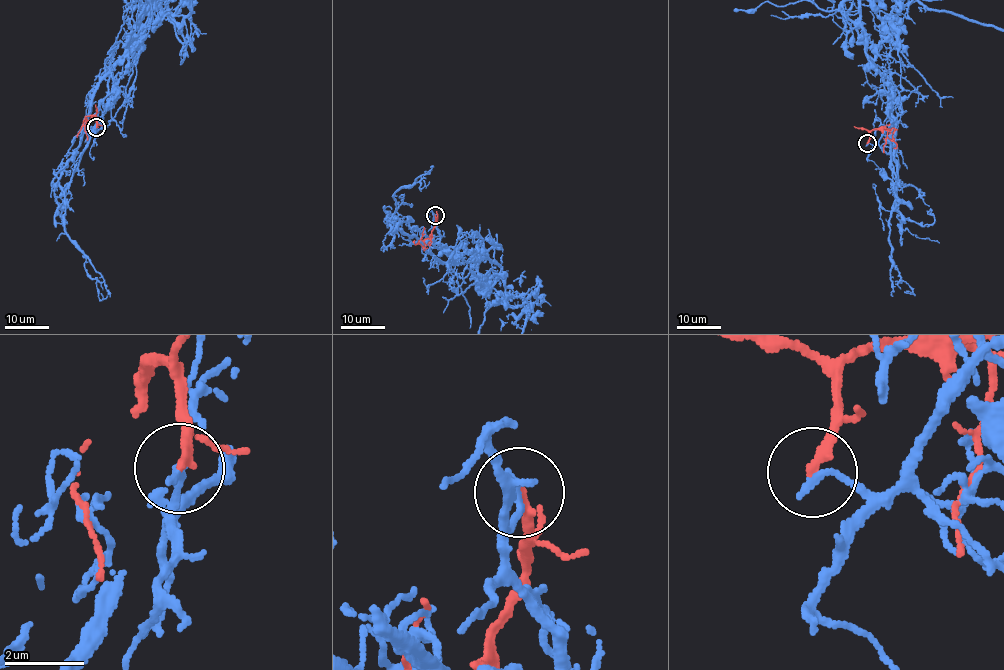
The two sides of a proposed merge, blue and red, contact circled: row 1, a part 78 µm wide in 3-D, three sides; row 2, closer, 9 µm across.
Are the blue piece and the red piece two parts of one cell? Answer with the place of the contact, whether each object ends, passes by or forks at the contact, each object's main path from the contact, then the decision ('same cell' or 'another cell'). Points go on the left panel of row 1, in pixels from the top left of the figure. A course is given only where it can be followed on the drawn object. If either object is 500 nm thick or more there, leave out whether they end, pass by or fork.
at (96, 127); blue ends there; red ends there; red runs (96, 127), (97, 117), (87, 116), (83, 121), (86, 140); another cell

